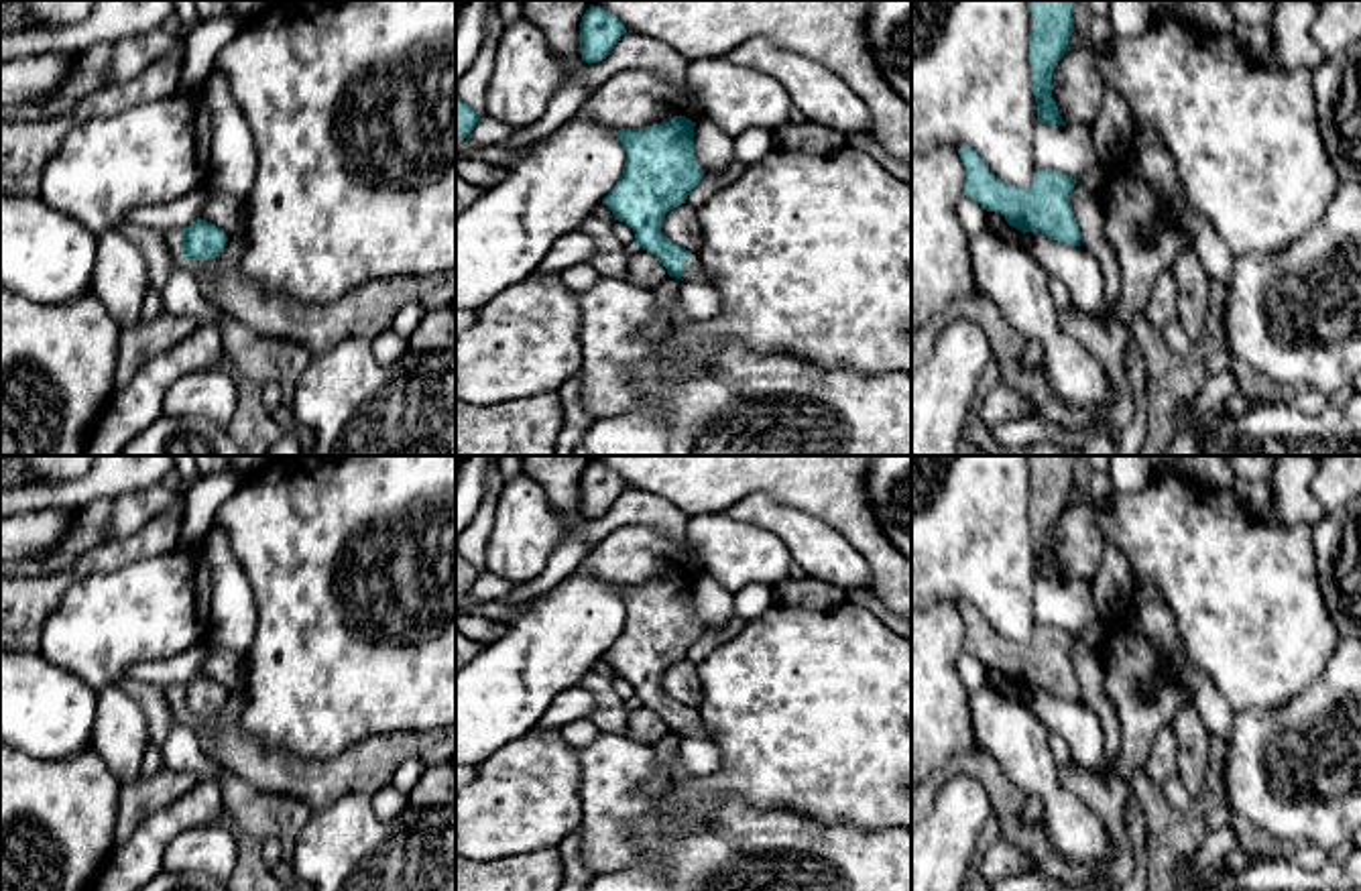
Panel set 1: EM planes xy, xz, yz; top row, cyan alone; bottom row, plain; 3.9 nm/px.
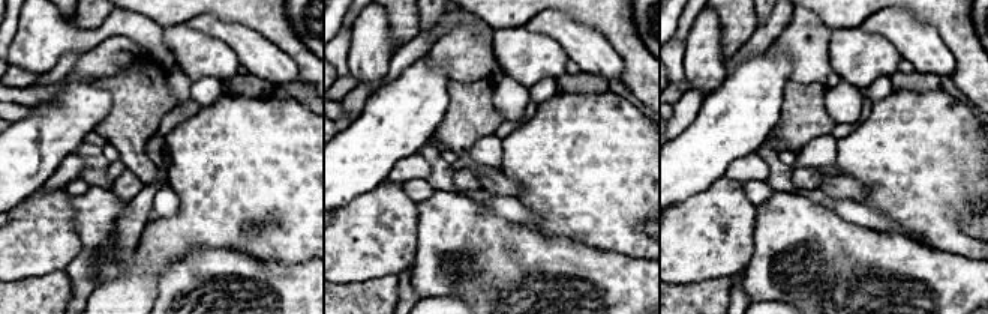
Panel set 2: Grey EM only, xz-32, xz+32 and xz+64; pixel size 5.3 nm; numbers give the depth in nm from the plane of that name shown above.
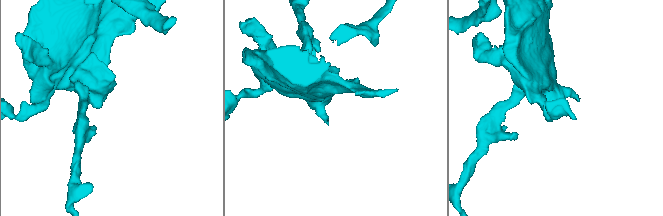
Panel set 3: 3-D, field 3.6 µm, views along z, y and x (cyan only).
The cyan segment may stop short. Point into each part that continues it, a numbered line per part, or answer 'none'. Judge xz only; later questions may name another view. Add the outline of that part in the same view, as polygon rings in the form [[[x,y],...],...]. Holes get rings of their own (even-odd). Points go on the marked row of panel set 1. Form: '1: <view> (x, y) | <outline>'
1: xz (692, 271) | [[[692,252],[682,264],[682,283],[710,283],[710,277],[696,252]]]

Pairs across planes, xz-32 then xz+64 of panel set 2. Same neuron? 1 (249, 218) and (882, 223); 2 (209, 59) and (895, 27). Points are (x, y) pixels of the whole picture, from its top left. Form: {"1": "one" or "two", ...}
{"1": "two", "2": "two"}

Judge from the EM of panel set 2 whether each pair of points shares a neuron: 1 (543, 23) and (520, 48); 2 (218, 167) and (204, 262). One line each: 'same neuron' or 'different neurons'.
1: different neurons
2: different neurons

